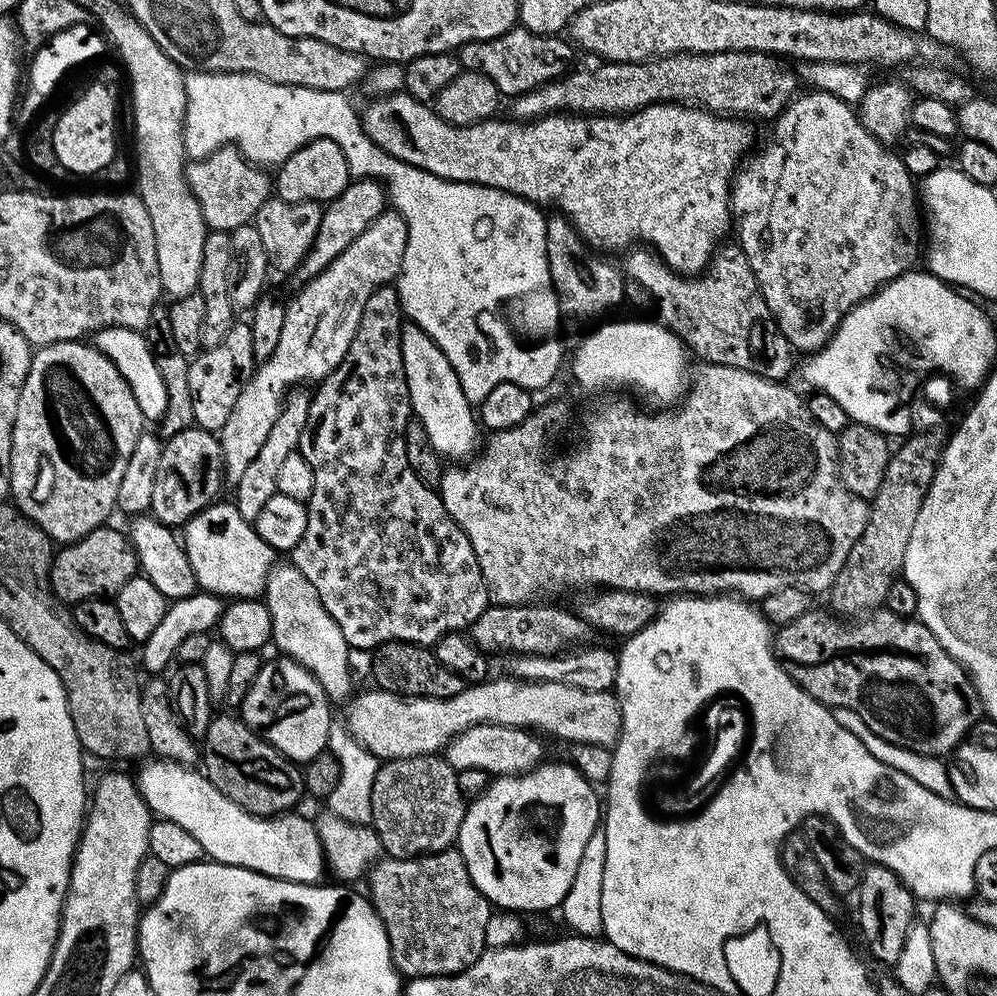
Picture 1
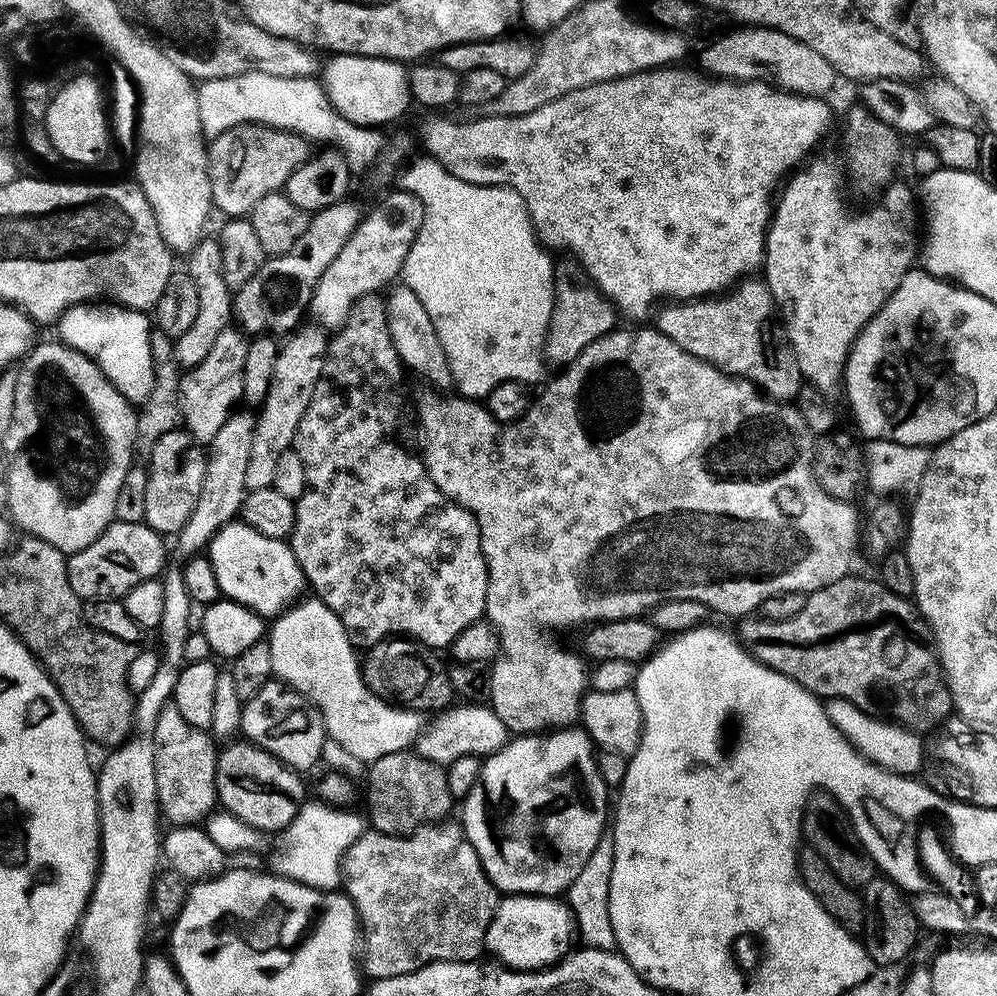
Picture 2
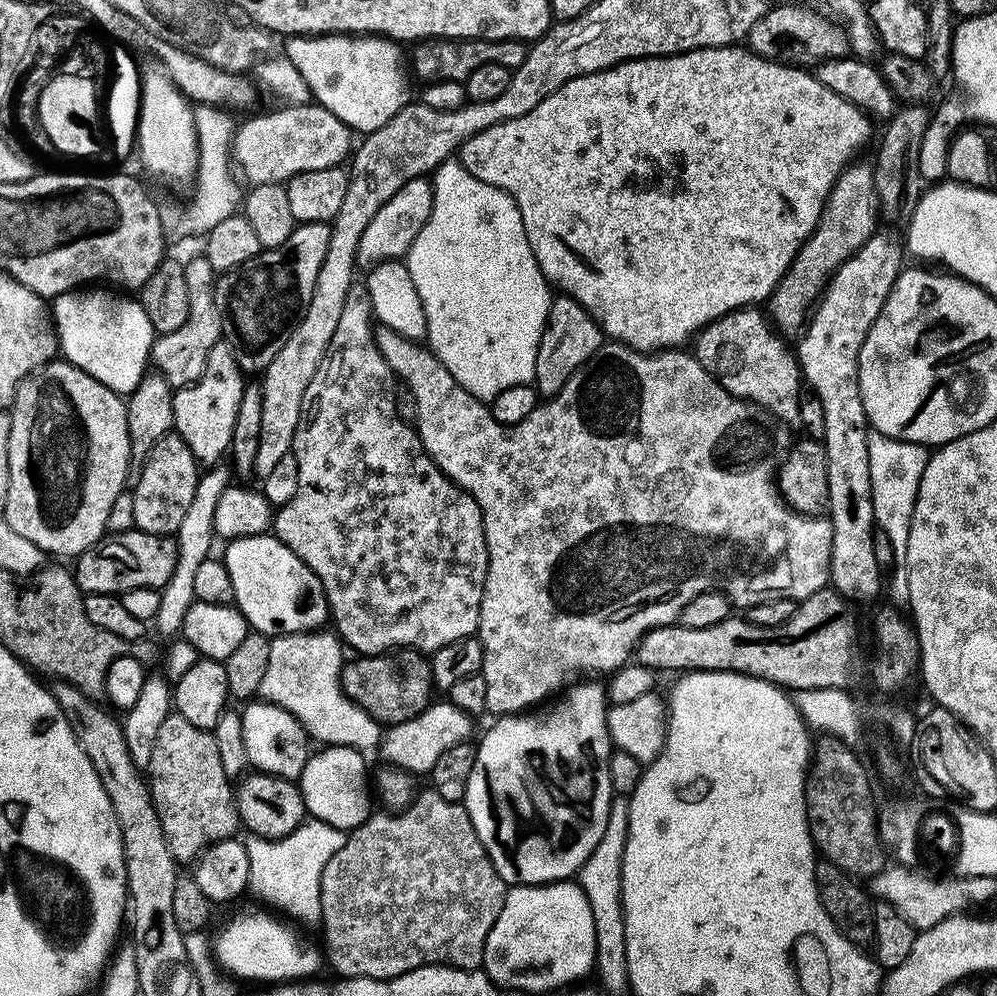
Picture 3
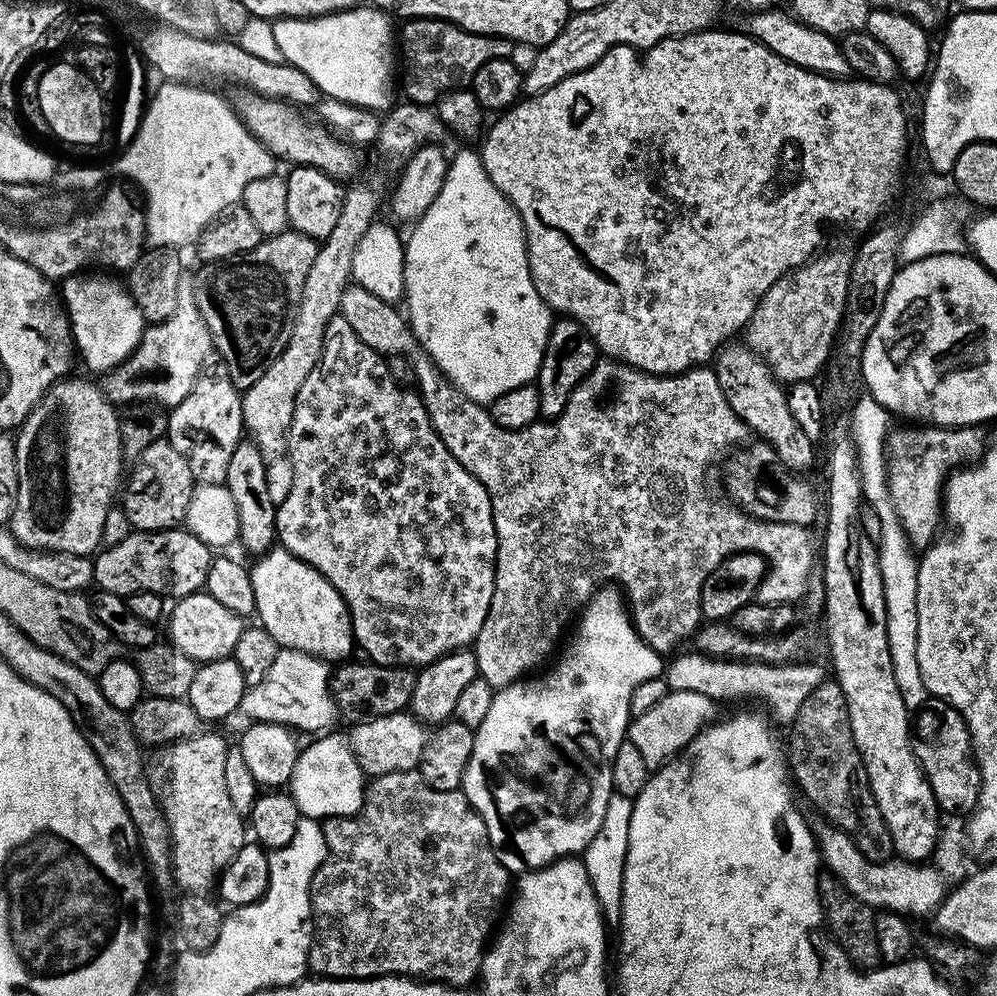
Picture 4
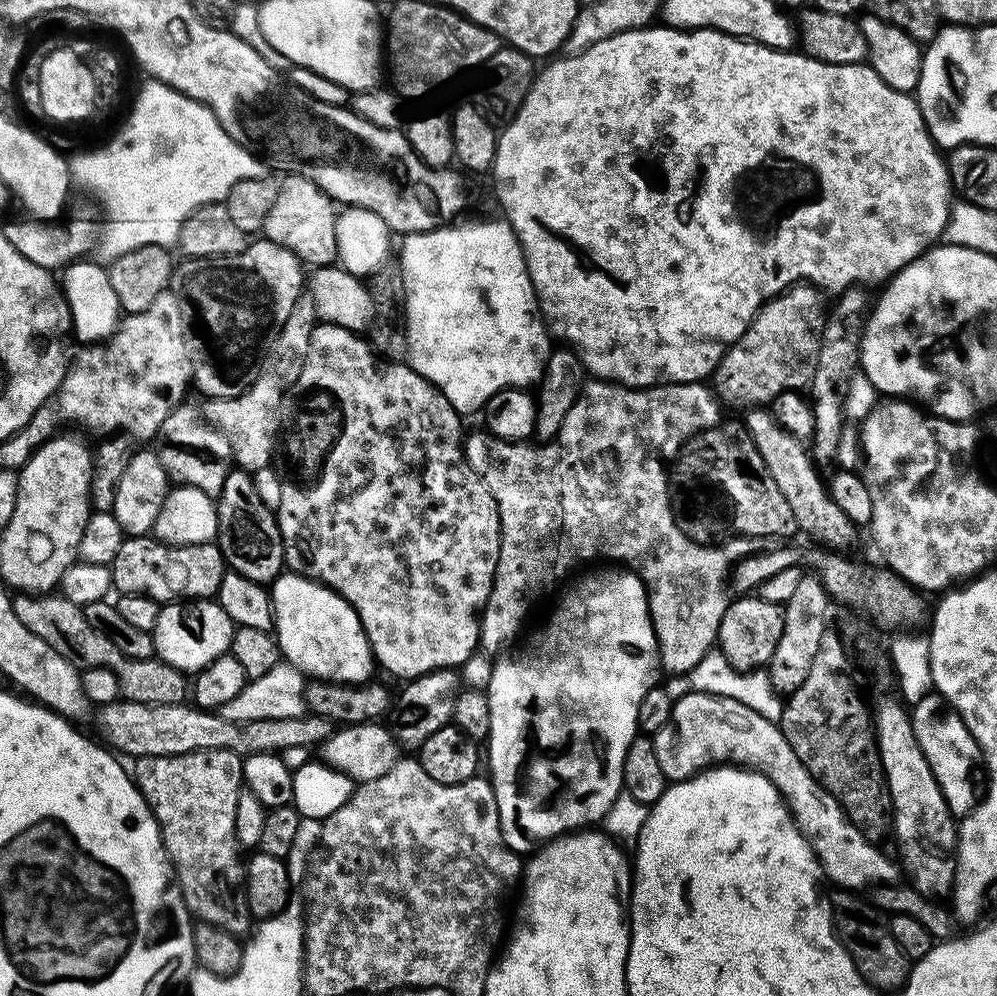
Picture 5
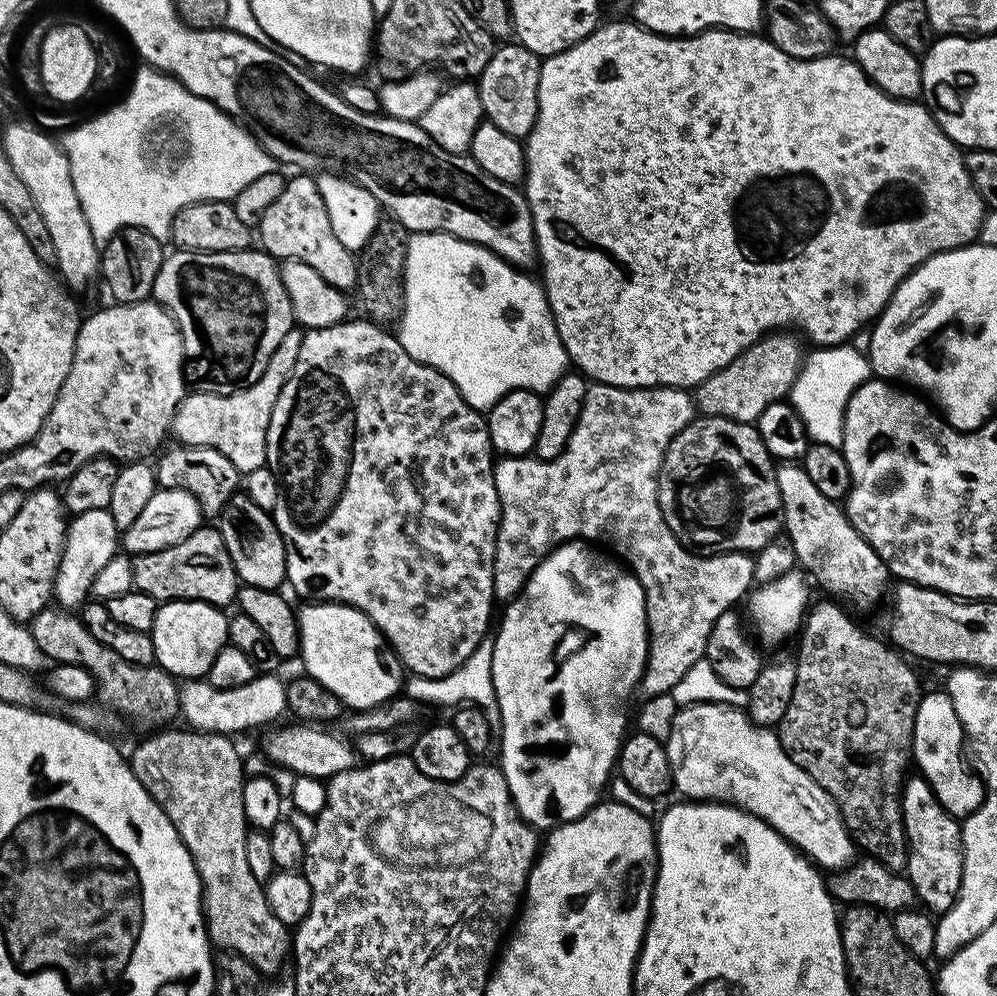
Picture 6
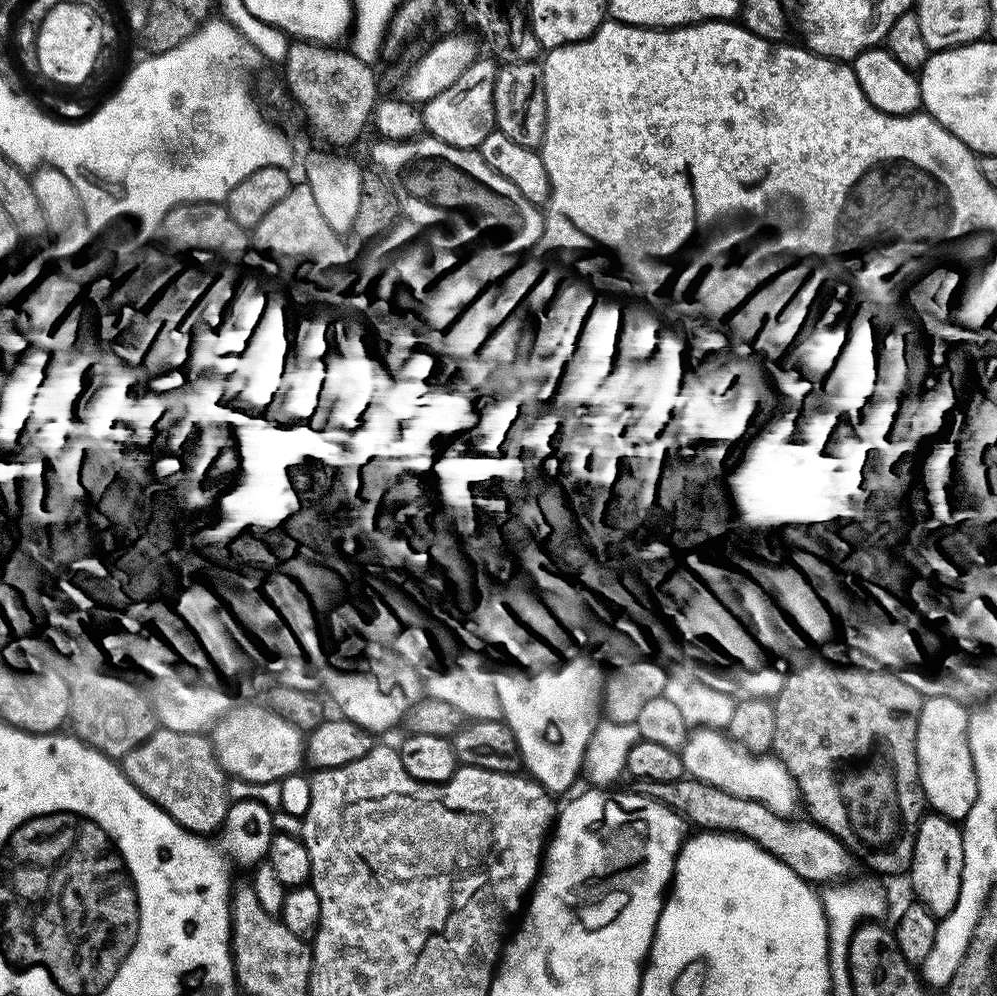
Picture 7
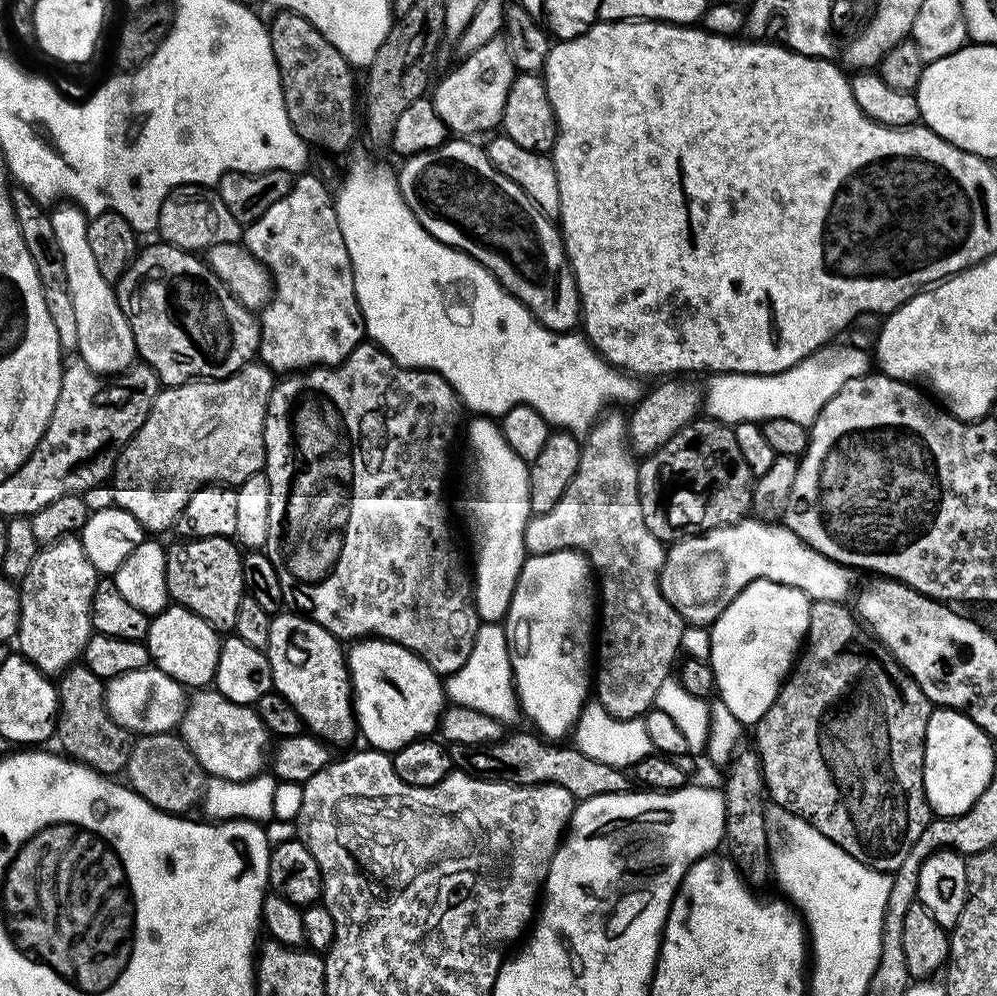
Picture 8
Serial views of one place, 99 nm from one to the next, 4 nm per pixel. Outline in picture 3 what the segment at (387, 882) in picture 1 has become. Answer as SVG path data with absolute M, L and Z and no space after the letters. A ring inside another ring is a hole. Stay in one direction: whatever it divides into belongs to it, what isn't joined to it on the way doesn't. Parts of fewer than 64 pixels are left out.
M431 790L421 791L415 800L420 803L420 890L376 890L376 886L364 886L348 896L344 892L328 892L330 886L320 886L320 919L328 943L326 960L332 963L337 977L393 980L427 964L469 970L483 965L486 938L494 930L498 914L502 914L504 879L494 870L463 803L446 802L446 798Z

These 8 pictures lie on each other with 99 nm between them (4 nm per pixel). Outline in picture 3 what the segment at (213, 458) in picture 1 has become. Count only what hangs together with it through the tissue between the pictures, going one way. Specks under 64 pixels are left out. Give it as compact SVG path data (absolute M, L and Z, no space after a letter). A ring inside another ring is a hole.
M175 434L162 437L158 446L150 450L143 468L139 469L136 488L131 489L134 498L132 523L141 532L150 535L171 537L182 526L182 518L194 502L194 490L202 475L201 465L196 463L190 446Z

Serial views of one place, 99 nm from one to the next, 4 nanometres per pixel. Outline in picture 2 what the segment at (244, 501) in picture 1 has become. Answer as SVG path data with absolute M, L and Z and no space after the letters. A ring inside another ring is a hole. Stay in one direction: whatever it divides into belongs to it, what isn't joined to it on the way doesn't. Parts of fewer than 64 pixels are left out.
M297 331L289 335L279 349L274 362L274 378L270 382L270 390L263 404L259 405L260 416L255 417L256 429L250 442L250 459L246 466L246 486L249 490L271 488L277 483L275 480L280 472L280 459L287 452L289 455L292 439L298 430L298 422L302 422L302 414L306 414L306 406L310 406L316 383L324 375L324 361L328 355L330 336L327 331L315 331Z

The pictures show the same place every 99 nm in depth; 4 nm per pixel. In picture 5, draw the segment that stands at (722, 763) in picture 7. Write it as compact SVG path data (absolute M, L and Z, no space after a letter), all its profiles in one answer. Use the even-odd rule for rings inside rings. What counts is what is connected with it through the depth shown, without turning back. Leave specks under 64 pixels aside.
M688 692L673 703L670 719L661 724L654 733L656 758L660 769L668 778L687 778L711 765L713 762L731 762L736 766L743 766L749 770L763 772L772 784L780 791L788 811L801 834L808 839L808 844L820 862L823 875L828 876L836 884L844 888L860 888L863 884L876 886L881 882L892 882L896 876L896 868L879 852L877 845L869 841L868 837L849 820L839 800L831 792L822 791L816 783L815 776L811 776L808 767L794 754L790 742L786 742L784 731L779 723L772 723L756 713L740 700L728 696L713 696L706 692Z

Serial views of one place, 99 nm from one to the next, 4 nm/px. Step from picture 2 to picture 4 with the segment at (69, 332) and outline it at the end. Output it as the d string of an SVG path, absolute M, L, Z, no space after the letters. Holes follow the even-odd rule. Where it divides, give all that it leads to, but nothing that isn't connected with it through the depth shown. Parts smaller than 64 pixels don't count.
M77 274L67 277L62 284L62 299L65 308L68 309L68 321L72 323L72 338L75 351L84 359L88 368L93 368L99 374L107 373L116 368L138 346L138 342L144 337L146 321L140 312L140 307L132 300L127 287L116 280L111 280L108 274Z

